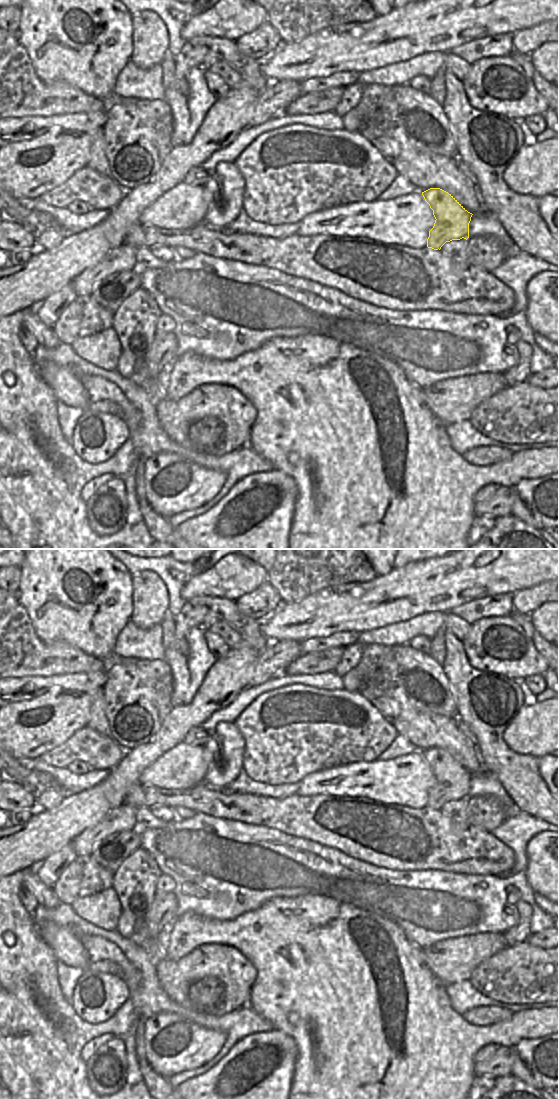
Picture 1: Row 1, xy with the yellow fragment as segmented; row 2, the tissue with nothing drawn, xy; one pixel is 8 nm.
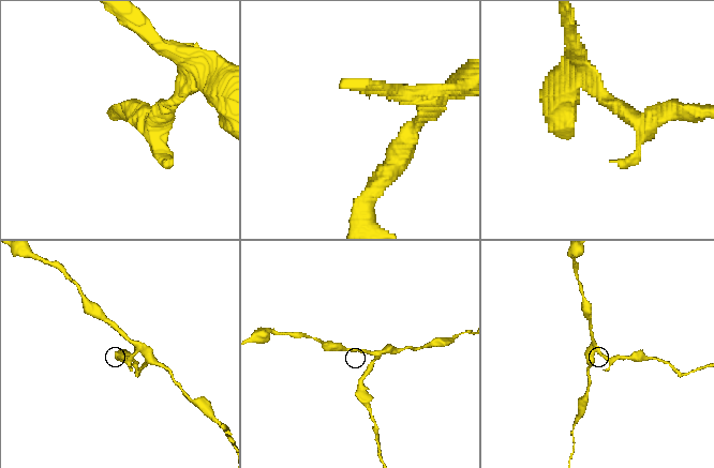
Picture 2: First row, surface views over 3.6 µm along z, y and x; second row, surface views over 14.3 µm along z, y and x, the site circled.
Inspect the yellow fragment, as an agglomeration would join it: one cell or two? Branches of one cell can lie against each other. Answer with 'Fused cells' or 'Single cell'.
Fused cells.

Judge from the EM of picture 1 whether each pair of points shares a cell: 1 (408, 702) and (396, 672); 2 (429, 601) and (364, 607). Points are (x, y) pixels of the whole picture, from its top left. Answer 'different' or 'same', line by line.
1: same
2: same

